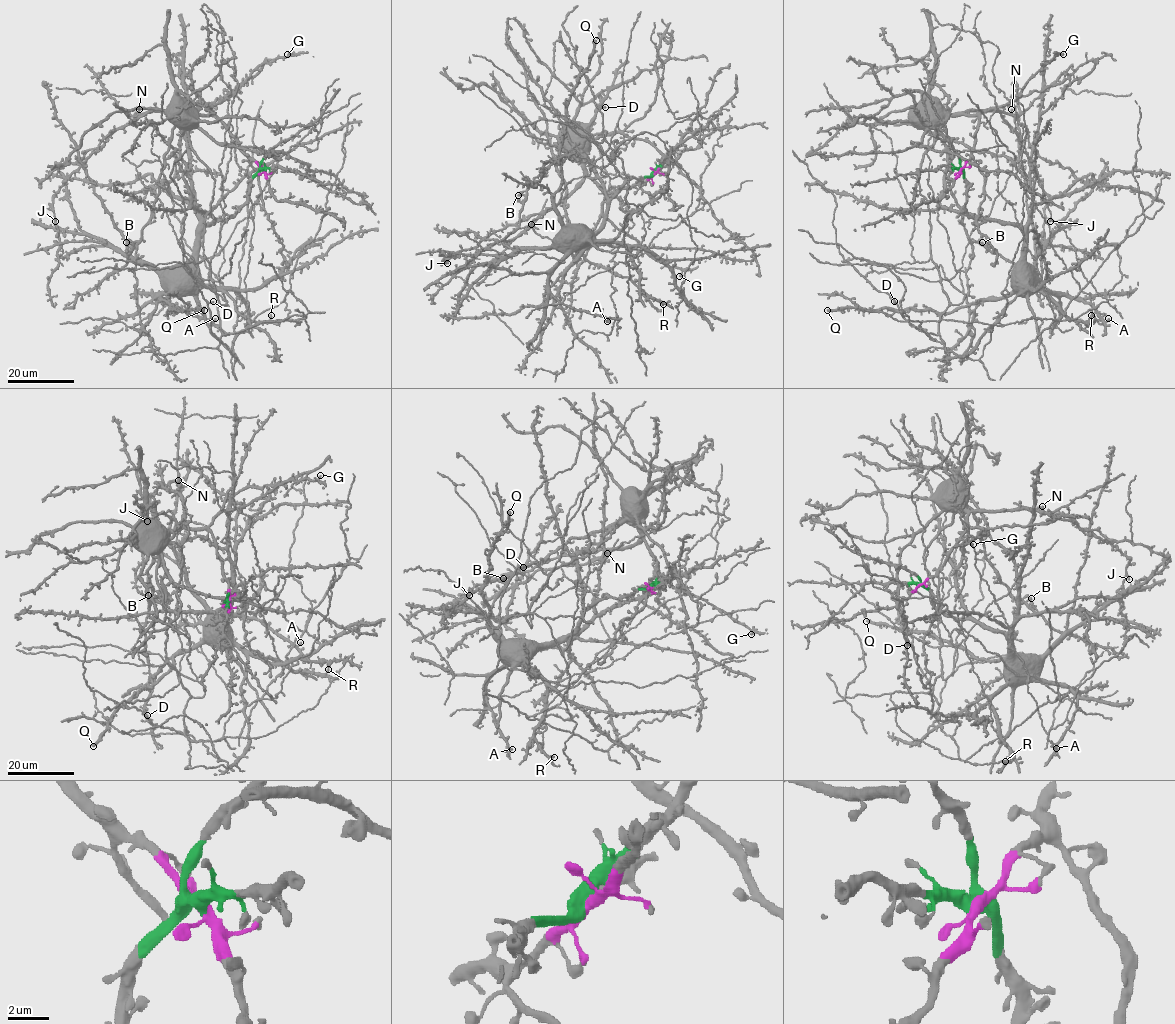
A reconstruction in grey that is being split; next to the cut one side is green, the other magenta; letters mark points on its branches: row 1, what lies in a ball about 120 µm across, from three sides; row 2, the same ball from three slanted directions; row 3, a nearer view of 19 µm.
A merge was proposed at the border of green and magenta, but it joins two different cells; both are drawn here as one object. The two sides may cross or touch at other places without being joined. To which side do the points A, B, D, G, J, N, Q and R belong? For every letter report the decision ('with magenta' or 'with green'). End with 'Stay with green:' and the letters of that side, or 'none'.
A: with green
B: with magenta
D: with green
G: with magenta
J: with magenta
N: with magenta
Q: with green
R: with green
Stay with green: A, D, Q, R

